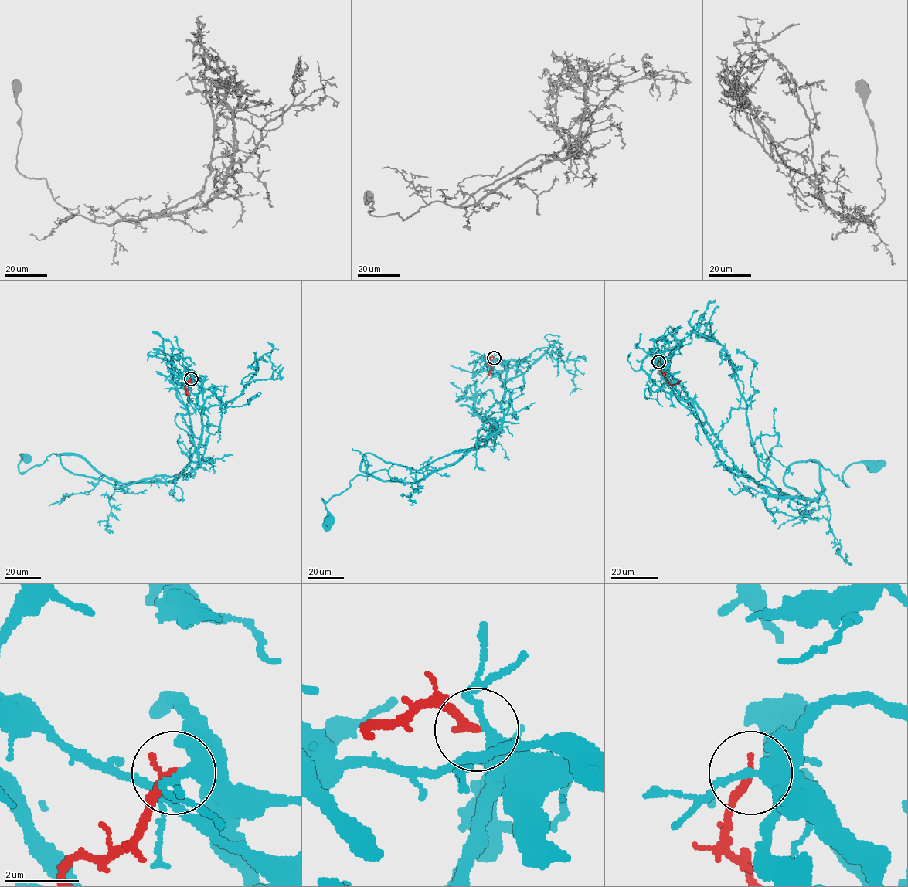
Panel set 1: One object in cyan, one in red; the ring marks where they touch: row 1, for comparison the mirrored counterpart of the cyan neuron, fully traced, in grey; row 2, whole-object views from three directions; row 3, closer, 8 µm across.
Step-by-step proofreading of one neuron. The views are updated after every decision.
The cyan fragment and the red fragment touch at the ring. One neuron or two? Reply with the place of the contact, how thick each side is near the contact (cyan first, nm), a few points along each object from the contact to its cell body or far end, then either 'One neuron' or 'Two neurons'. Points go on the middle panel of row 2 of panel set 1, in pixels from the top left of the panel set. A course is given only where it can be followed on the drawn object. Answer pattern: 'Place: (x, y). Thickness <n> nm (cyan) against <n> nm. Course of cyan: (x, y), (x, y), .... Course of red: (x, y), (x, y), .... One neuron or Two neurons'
Place: (494, 358). Thickness 280 nm (cyan) against 240 nm. Course of cyan: (494, 358), (511, 402), (487, 436), (415, 482), (356, 475), (321, 498), (329, 521). Course of red: (494, 358), (490, 358), (488, 361), (491, 367), (489, 375). Two neurons

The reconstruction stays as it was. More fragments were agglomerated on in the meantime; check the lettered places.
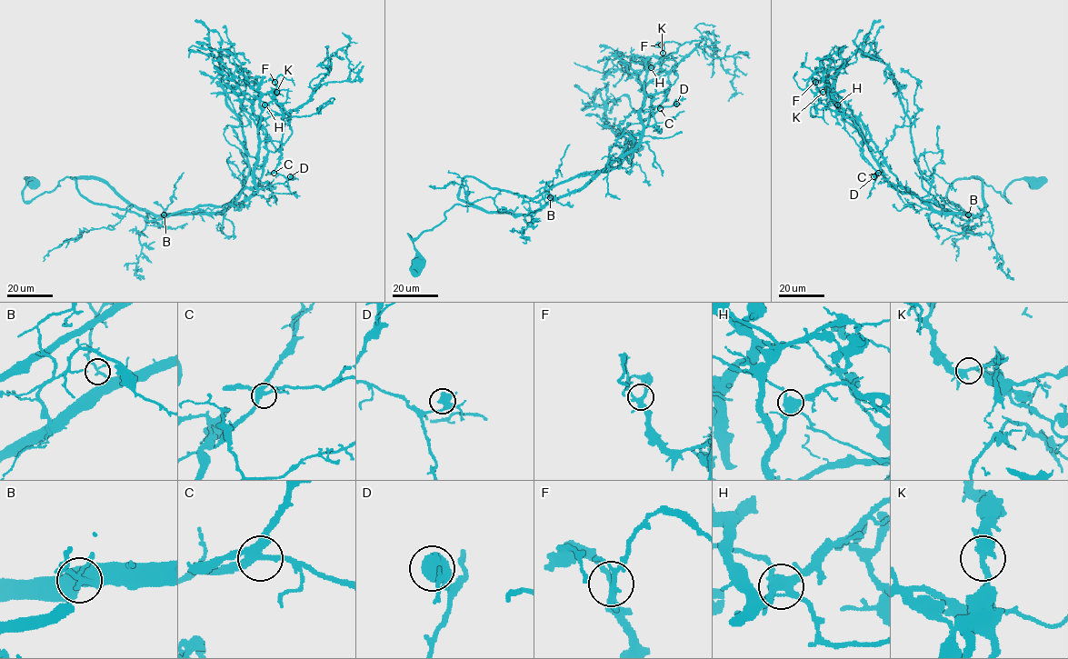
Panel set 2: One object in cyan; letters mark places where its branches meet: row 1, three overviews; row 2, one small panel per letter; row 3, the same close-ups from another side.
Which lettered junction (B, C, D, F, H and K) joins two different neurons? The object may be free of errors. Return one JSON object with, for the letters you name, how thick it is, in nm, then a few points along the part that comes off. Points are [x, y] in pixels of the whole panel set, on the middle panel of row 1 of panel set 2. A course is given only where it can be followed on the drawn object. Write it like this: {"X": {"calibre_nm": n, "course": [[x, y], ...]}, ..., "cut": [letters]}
{"H": {"calibre_nm": 480, "course": [[650, 67], [655, 73], [672, 71], [678, 75], [660, 106], [682, 101]]}, "cut": ["H"]}

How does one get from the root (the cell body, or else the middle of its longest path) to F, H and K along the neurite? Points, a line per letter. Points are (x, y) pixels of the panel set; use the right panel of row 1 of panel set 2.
F: (1034, 184), (1013, 181), (1008, 201), (975, 176), (984, 208), (939, 214), (892, 185), (815, 82)
H: (1034, 184), (1013, 181), (1008, 201), (975, 176), (984, 208), (939, 214), (892, 185), (837, 104)
K: (1034, 184), (1013, 181), (1008, 201), (975, 176), (984, 208), (939, 214), (892, 185), (823, 92)

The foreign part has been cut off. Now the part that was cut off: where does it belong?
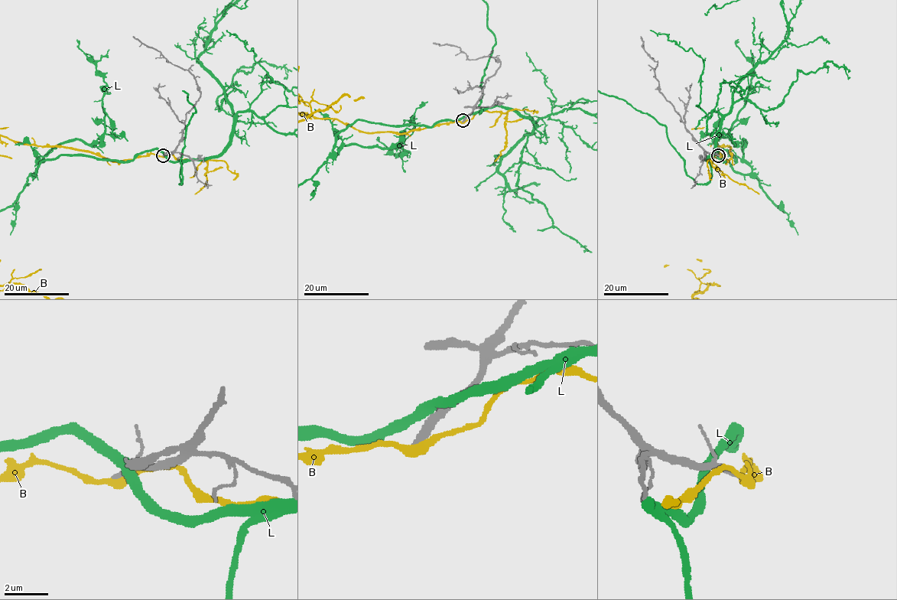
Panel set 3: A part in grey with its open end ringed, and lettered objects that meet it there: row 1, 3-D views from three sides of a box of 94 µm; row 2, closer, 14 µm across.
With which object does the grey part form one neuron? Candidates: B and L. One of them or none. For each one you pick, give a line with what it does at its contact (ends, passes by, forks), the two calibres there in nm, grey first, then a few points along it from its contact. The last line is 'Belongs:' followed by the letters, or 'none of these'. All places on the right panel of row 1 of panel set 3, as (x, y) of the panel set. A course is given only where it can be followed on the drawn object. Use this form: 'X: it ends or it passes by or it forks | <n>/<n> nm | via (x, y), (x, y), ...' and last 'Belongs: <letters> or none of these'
Belongs: none of these

